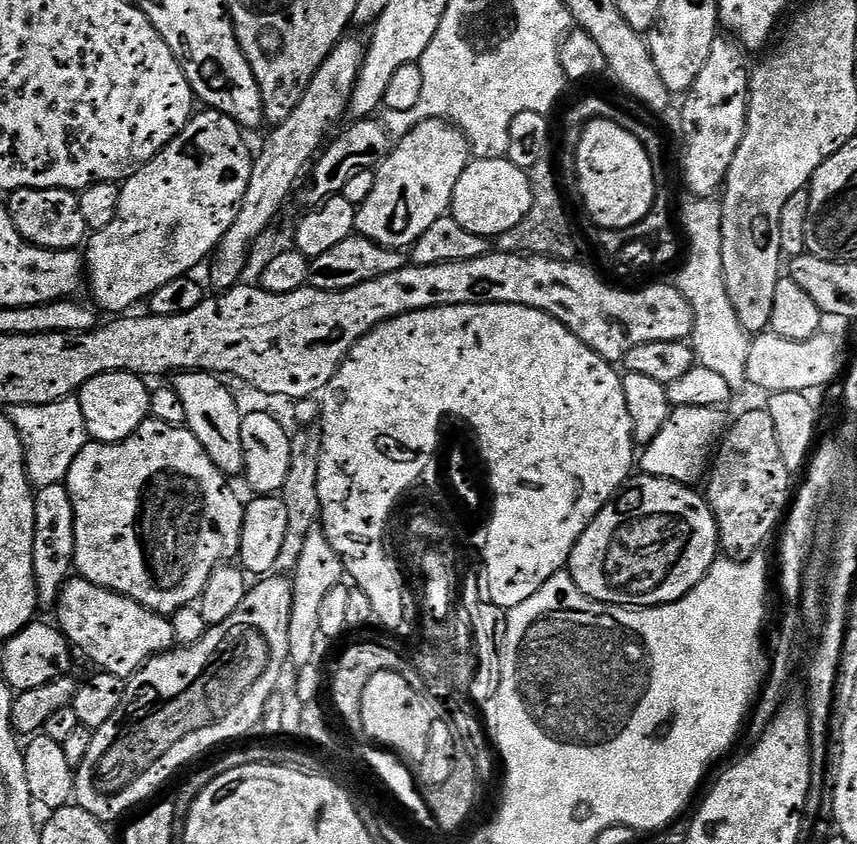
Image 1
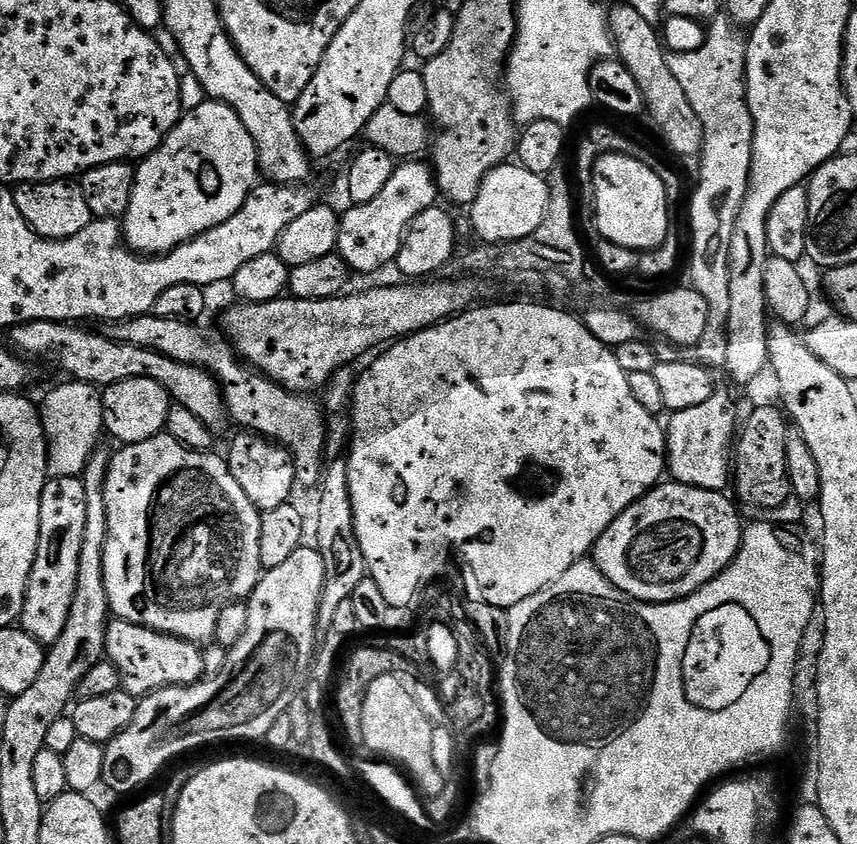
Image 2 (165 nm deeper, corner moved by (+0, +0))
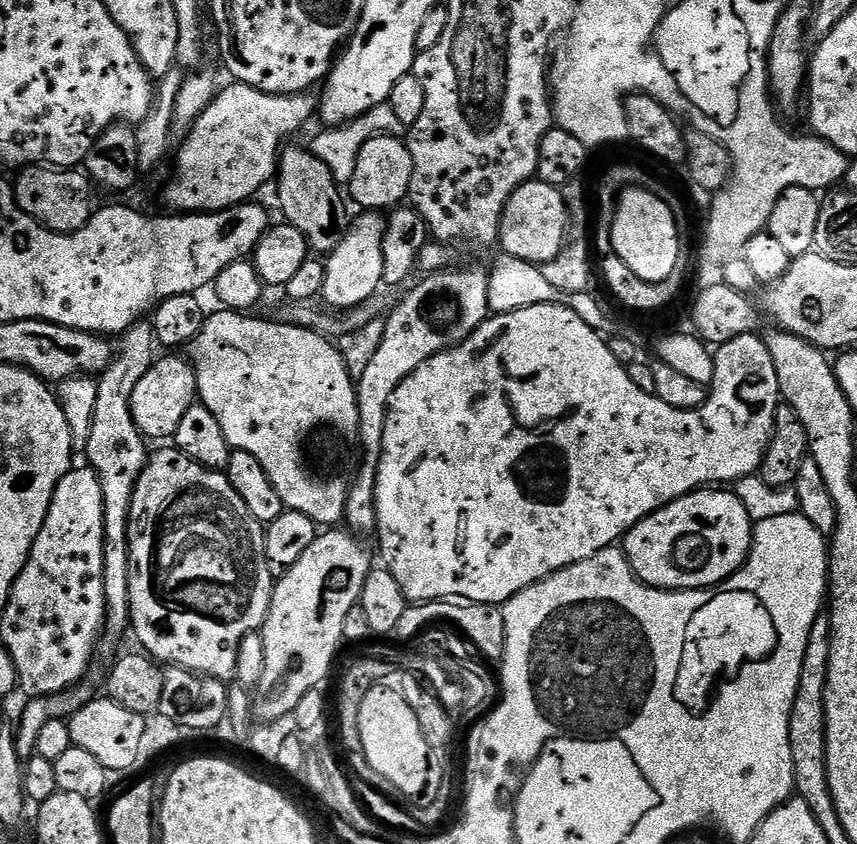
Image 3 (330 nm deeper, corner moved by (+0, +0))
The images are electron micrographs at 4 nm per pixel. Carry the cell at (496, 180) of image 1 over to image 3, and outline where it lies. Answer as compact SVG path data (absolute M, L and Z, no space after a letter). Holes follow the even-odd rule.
M533 178L528 183L518 186L518 190L514 190L514 194L506 202L500 219L498 244L506 255L543 266L549 264L560 253L564 237L567 235L568 207L564 204L563 191L543 184L539 178Z

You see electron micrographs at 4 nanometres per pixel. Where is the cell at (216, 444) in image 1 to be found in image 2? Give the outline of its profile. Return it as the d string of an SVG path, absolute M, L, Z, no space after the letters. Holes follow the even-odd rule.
M35 320L29 324L17 324L11 329L10 344L21 357L37 356L40 360L49 360L54 367L61 368L68 375L65 377L80 380L84 384L107 386L114 382L126 382L126 378L156 380L168 391L175 403L186 406L186 410L197 415L213 434L220 434L224 427L229 427L230 417L224 404L224 394L211 372L205 372L192 364L171 360L149 348L111 340L99 331L87 332L84 328L87 327L73 326L68 322Z

